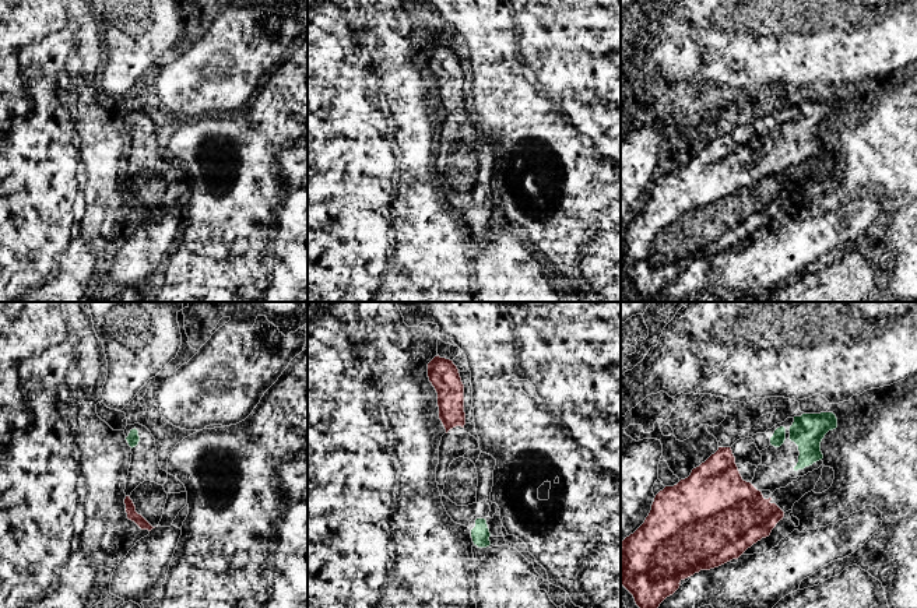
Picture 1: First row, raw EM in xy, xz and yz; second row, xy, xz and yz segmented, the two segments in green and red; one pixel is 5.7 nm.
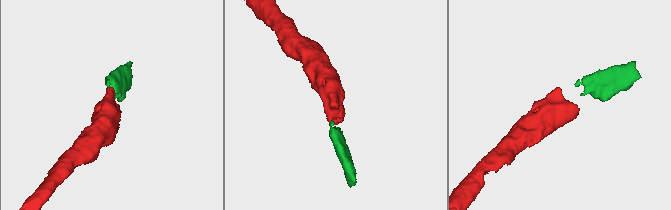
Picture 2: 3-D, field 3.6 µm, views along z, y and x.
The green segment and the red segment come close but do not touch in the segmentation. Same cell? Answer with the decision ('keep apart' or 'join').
join

